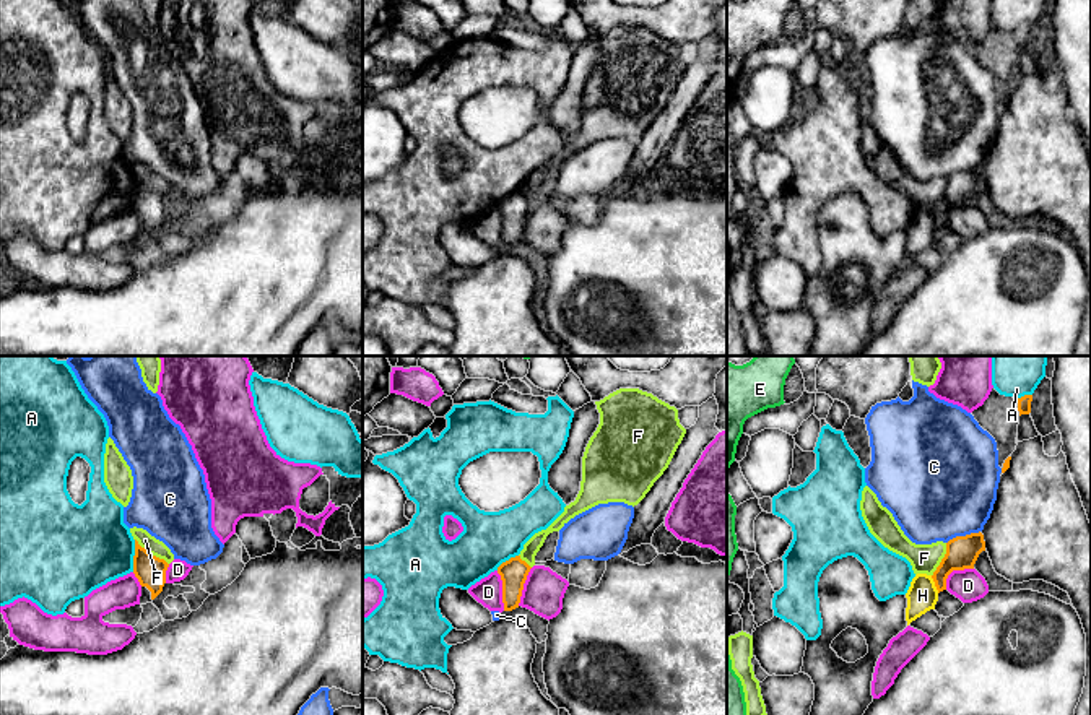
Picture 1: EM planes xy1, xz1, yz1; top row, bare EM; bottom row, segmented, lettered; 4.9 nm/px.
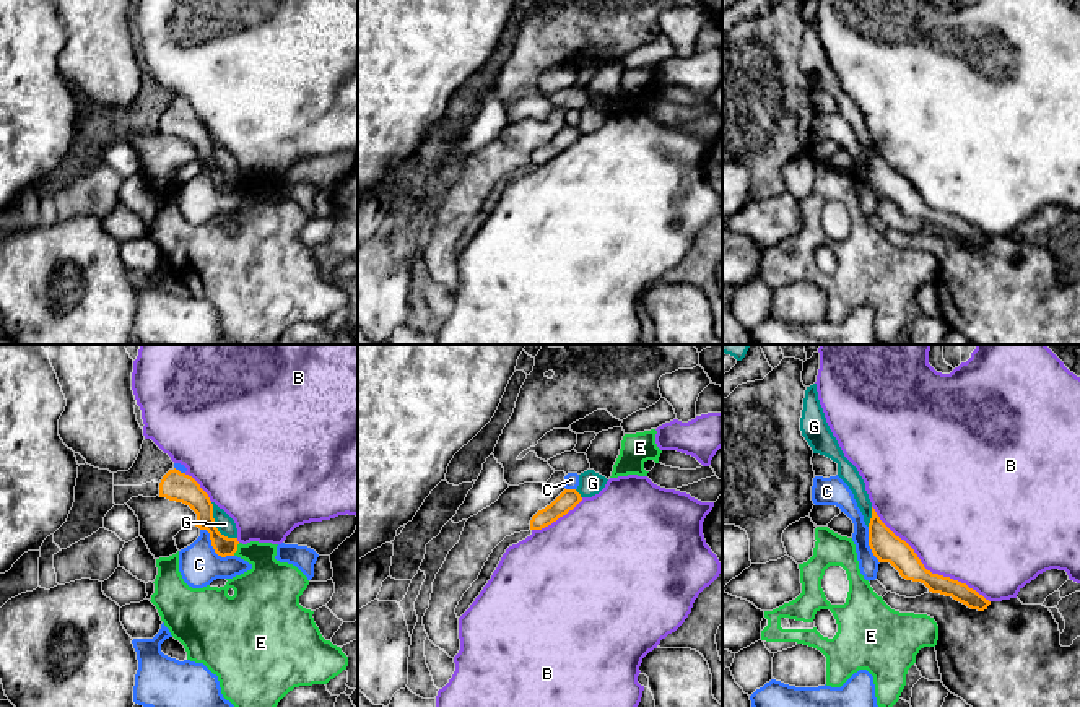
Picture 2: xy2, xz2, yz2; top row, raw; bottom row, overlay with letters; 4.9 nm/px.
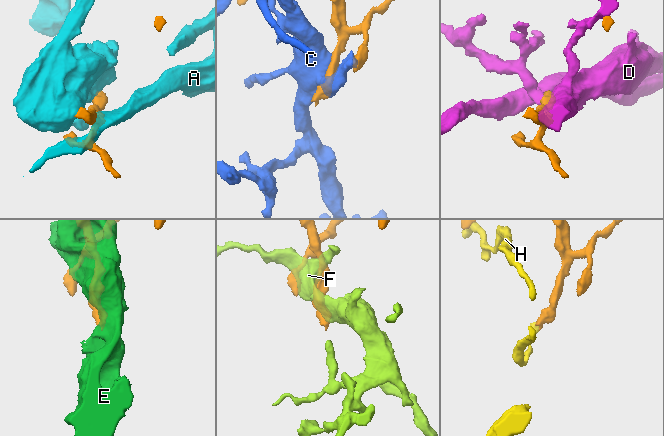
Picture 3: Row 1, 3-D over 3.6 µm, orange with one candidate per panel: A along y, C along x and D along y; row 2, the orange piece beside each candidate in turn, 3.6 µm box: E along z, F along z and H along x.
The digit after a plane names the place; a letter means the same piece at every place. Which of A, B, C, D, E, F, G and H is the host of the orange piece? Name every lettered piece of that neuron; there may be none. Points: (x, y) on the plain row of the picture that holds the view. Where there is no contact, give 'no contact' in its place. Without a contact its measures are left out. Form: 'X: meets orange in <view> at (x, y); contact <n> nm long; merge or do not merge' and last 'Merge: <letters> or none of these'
A: meets orange in xy1 at (134, 192); contact 160 nm long; do not merge
B: meets orange in yz2 at (924, 203); contact 750 nm long; do not merge
C: meets orange in xy2 at (213, 184); contact 220 nm long; do not merge
D: meets orange in xz1 at (503, 226); contact 200 nm long; do not merge
E: meets orange in xy2 at (236, 186); contact 70 nm long; do not merge
F: meets orange in xy1 at (152, 190); contact 220 nm long; do not merge
G: meets orange in xy2 at (215, 161); contact 220 nm long; do not merge
H: meets orange in yz1 at (935, 220); contact 100 nm long; do not merge
Merge: none of these

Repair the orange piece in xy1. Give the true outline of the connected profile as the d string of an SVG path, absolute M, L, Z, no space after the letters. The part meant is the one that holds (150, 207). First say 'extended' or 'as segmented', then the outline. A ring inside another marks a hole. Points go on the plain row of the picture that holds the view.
extended; M135 176L133 210L141 221L140 240L151 239L166 219L166 206L169 200L150 190Z

